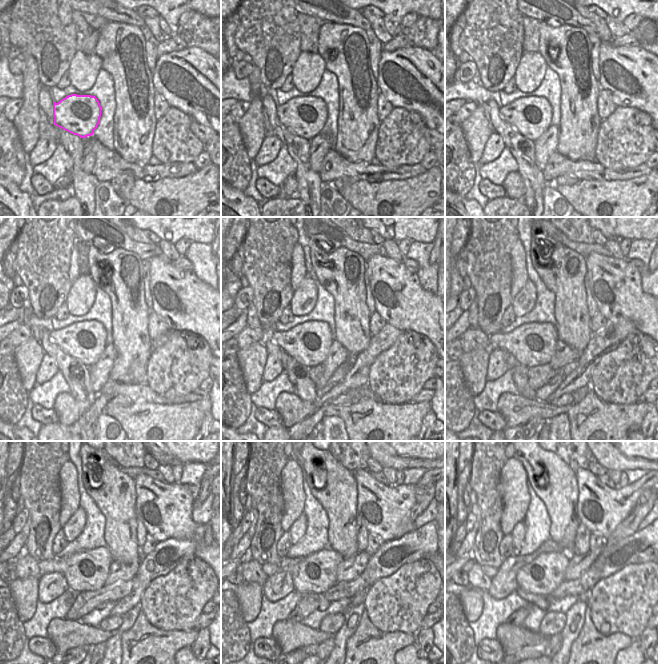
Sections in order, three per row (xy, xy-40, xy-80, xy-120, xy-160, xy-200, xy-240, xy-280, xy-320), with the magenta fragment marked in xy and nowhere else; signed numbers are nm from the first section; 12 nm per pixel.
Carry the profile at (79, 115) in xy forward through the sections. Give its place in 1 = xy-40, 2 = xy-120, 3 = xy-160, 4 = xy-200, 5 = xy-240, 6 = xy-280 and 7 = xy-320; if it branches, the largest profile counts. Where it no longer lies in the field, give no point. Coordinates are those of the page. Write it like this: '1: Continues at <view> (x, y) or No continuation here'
1: Continues at xy-40 (305, 116)
2: Continues at xy-120 (85, 341)
3: Continues at xy-160 (309, 343)
4: Continues at xy-200 (532, 344)
5: Continues at xy-240 (88, 570)
6: Continues at xy-280 (316, 573)
7: Continues at xy-320 (543, 575)

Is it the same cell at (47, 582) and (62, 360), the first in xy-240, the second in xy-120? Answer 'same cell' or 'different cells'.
different cells

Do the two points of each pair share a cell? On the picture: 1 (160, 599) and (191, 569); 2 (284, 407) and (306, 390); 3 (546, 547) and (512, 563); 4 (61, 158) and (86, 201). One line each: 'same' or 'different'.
1: same
2: different
3: same
4: different

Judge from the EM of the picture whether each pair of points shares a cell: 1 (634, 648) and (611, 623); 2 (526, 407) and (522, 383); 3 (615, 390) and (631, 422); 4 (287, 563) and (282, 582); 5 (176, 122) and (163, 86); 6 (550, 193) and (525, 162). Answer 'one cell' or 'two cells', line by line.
1: two cells
2: two cells
3: two cells
4: one cell
5: two cells
6: two cells

